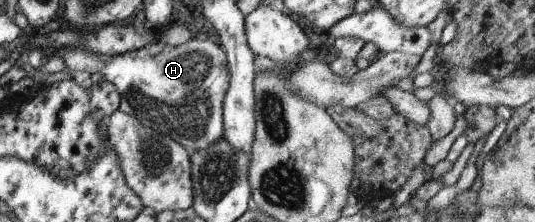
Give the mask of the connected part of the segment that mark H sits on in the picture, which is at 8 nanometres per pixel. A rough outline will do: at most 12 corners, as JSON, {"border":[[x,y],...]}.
{"border":[[191,37],[100,57],[45,55],[100,73],[118,110],[189,155],[223,137],[230,71]]}

